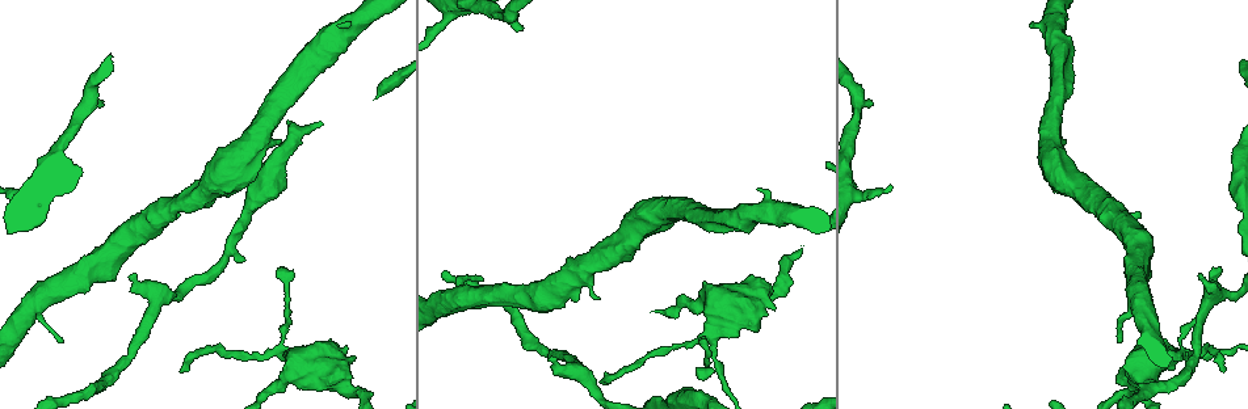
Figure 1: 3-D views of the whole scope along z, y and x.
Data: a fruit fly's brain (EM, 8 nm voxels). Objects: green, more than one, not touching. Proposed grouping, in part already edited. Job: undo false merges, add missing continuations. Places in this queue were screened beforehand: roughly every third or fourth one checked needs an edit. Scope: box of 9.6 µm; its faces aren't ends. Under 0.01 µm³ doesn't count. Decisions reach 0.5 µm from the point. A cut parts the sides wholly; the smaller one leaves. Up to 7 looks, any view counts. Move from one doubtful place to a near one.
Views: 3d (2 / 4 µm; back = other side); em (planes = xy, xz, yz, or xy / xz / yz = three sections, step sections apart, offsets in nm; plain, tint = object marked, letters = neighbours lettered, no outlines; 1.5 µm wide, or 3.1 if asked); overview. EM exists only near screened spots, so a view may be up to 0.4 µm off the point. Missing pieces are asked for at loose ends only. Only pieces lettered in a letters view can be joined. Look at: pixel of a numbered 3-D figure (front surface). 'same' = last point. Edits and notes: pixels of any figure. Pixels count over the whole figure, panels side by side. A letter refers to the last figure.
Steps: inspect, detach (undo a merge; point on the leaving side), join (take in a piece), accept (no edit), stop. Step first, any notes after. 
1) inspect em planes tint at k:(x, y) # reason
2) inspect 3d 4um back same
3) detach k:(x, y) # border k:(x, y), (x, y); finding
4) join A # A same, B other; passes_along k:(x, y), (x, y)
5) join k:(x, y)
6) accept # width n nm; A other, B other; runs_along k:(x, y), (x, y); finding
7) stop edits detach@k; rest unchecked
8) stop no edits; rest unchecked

inspect 3d 4um at 1:(183, 373) # thin end

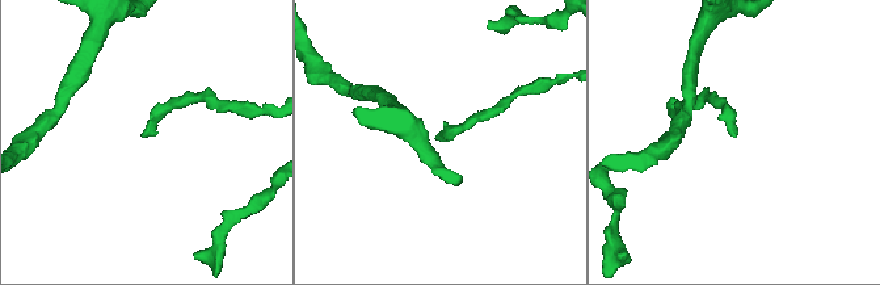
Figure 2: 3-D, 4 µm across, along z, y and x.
inspect em planes letters at 2:(142, 135) # shape alone is not enough

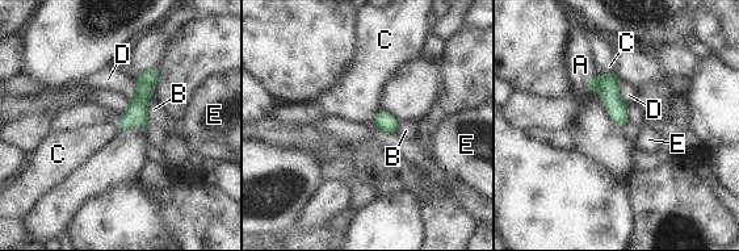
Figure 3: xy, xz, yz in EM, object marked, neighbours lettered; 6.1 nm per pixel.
accept # A other, B other, C other, D other, E other; border 3:(616, 71), (599, 74), (595, 78); no lettered piece goes on from it

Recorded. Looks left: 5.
inspect 3d 2um at 1:(553, 360) # free end

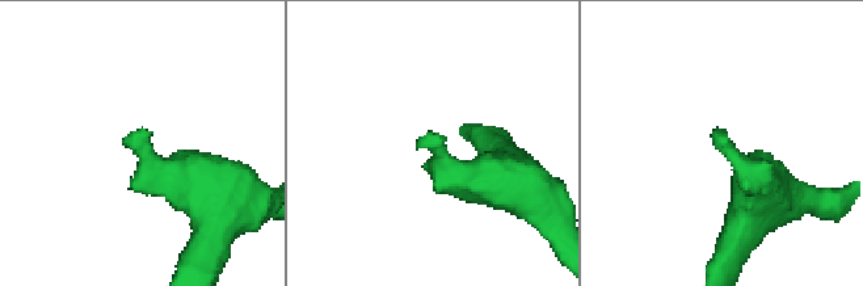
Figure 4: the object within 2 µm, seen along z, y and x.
inspect em planes letters at 4:(416, 150) # now the EM

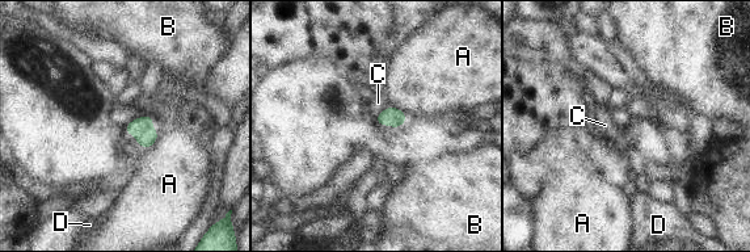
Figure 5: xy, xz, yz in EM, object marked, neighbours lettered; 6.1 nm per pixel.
accept # A other, B other, C other, D other; border 5:(388, 105), (376, 117); none of them fits

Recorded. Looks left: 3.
inspect em xy step 4 tint at 1:(1216, 268) # an open end

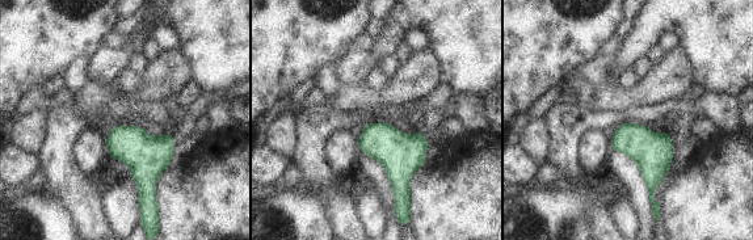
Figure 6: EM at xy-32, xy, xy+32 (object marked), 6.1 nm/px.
inspect em planes letters same

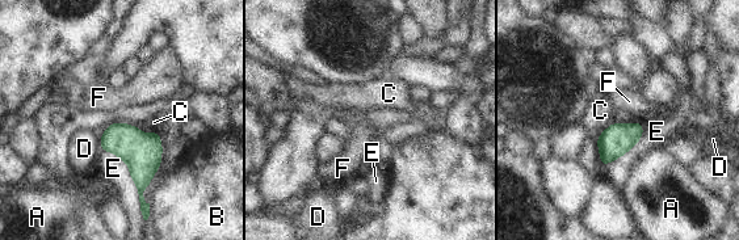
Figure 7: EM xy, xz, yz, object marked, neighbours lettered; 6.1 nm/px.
accept # longest_contact E 460 nm; A other, B other, C other, D other, E other, F other; no lettered piece goes on from it

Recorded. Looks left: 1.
stop no edits; rest unchecked

